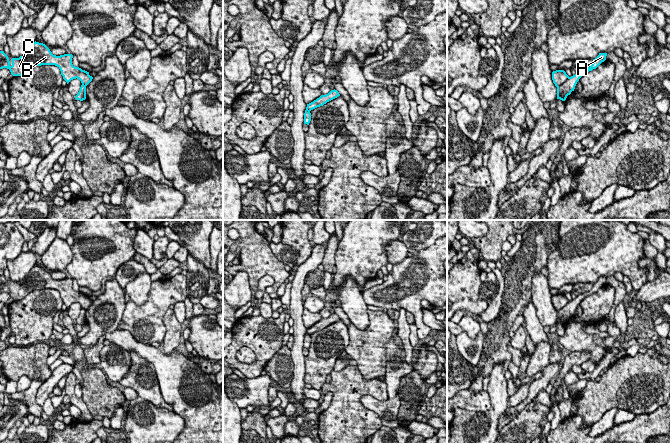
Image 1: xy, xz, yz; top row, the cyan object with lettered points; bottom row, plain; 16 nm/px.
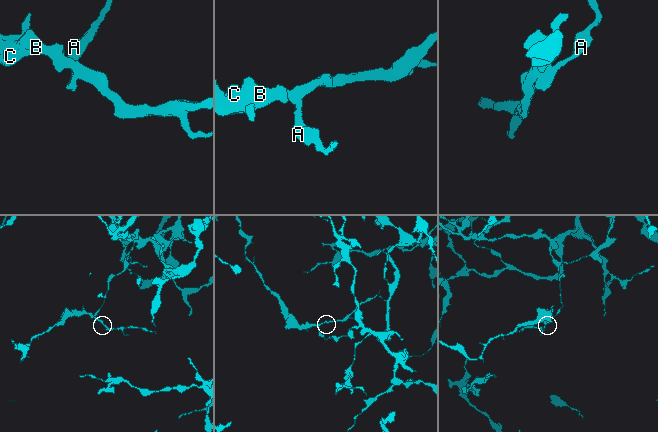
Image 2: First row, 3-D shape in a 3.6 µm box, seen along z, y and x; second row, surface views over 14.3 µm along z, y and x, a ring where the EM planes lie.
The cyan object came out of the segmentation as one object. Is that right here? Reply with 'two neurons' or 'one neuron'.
two neurons

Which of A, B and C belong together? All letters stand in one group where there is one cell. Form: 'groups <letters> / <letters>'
groups A / B C

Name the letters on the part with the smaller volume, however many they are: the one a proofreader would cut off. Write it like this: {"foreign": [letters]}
{"foreign": ["B", "C"]}

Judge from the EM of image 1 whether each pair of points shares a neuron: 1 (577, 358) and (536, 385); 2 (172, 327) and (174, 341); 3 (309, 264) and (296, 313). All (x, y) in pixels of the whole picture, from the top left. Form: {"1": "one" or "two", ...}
{"1": "two", "2": "one", "3": "one"}

